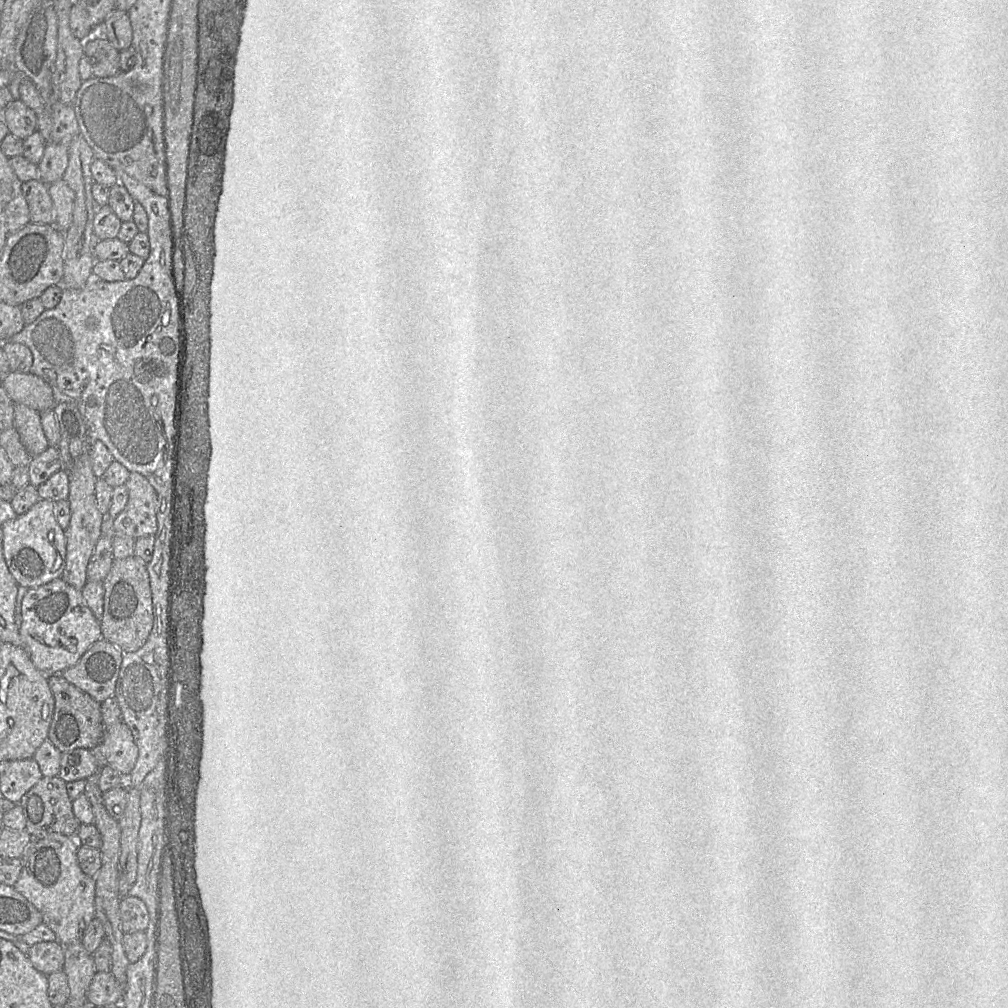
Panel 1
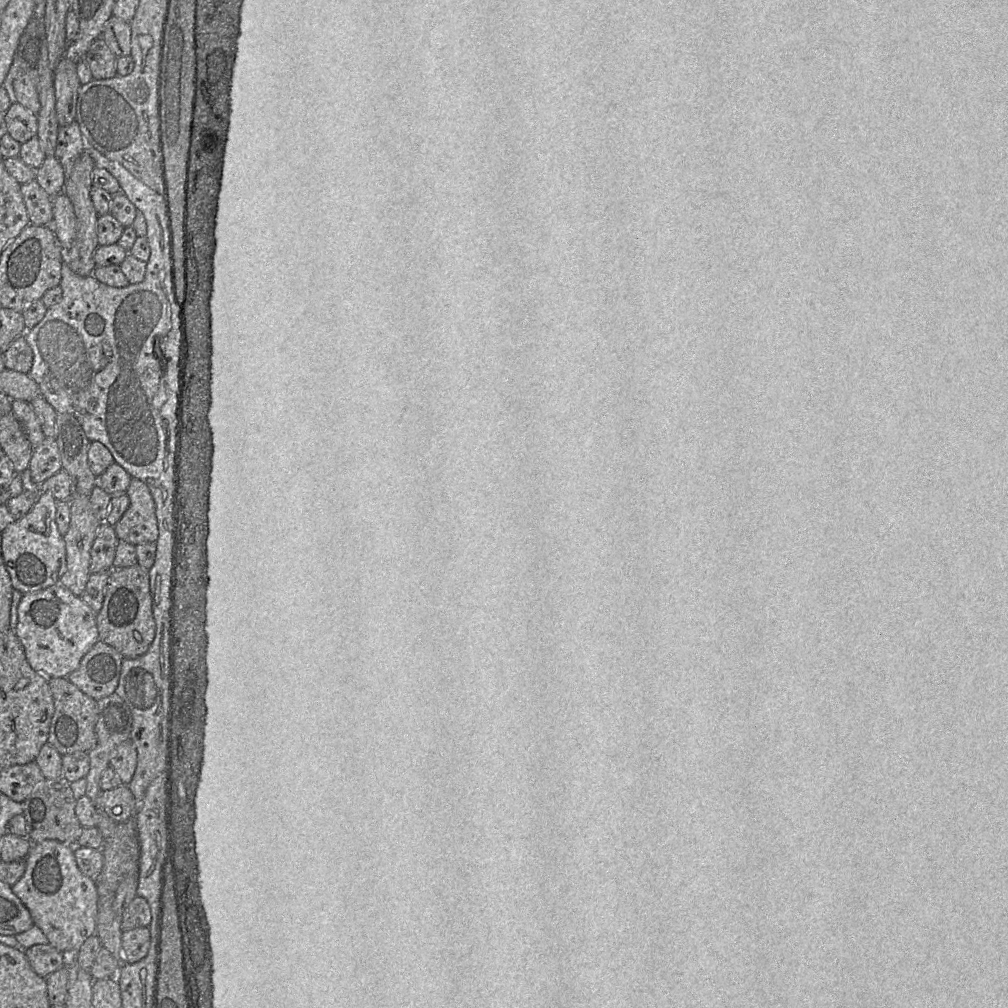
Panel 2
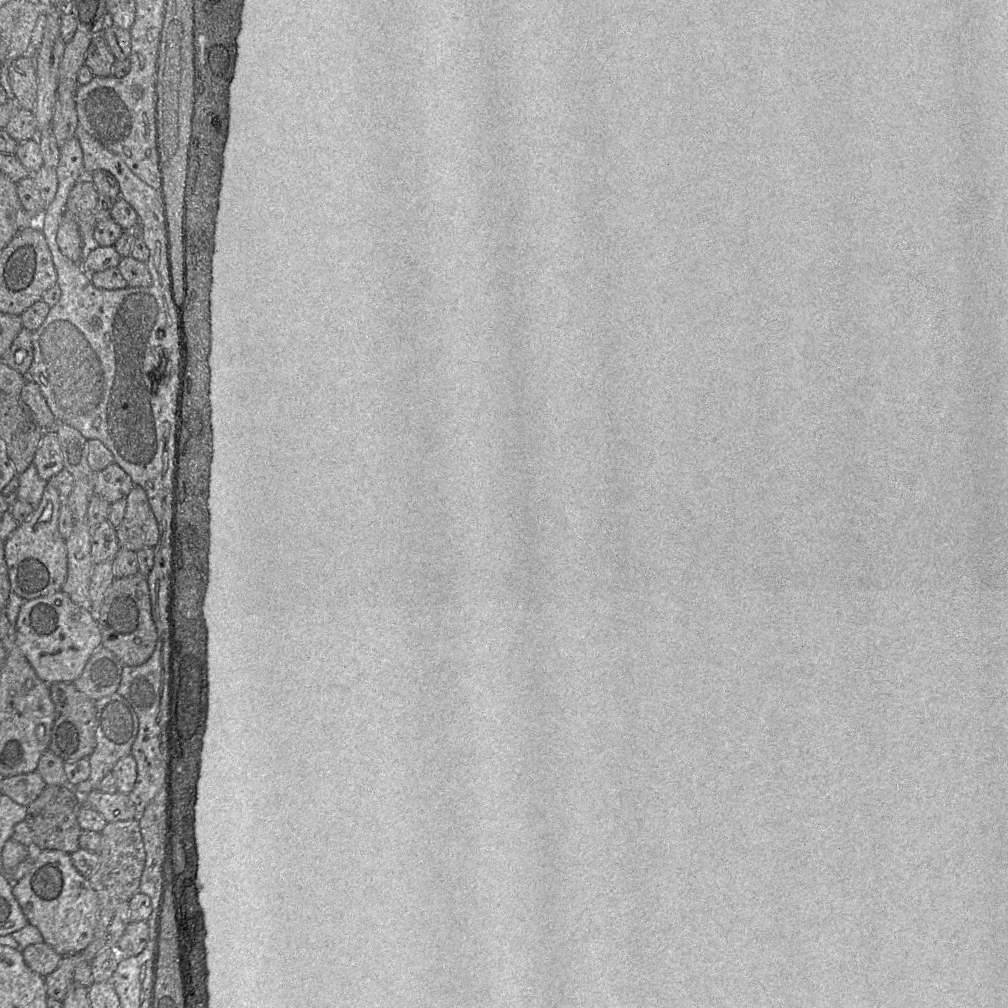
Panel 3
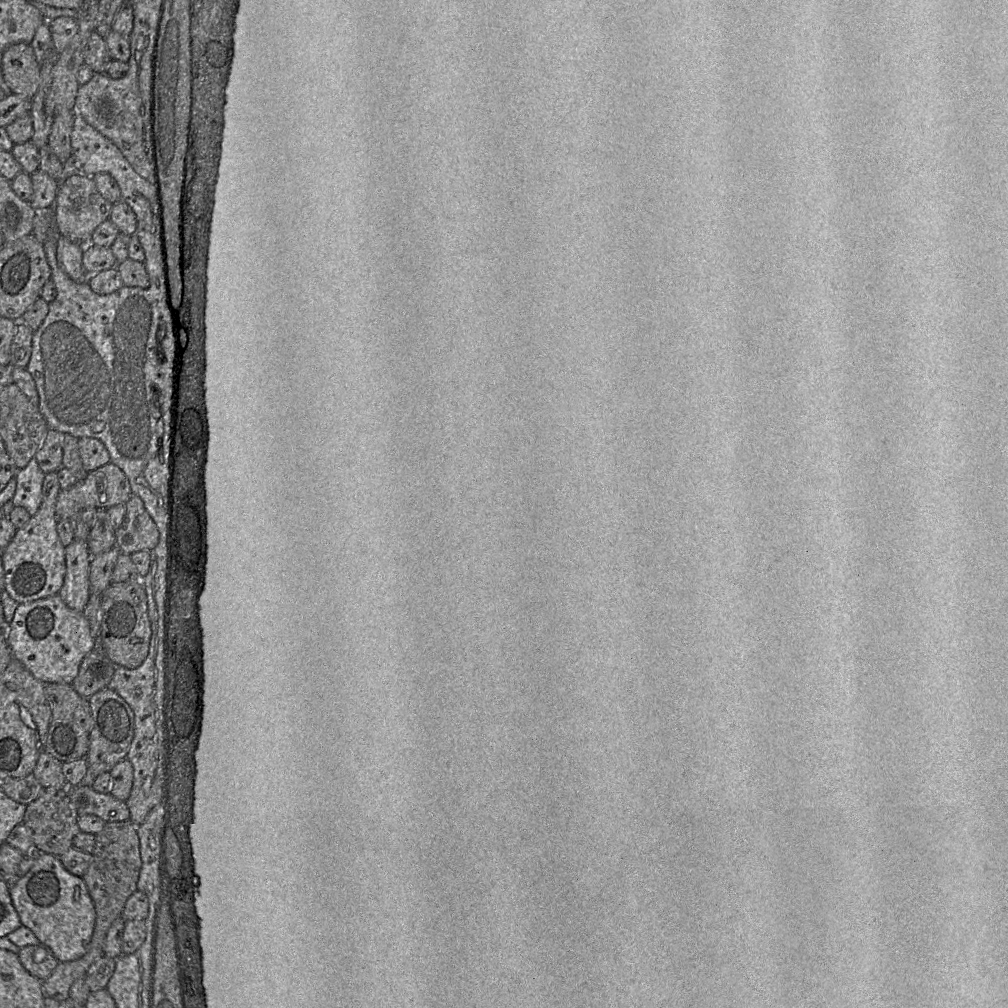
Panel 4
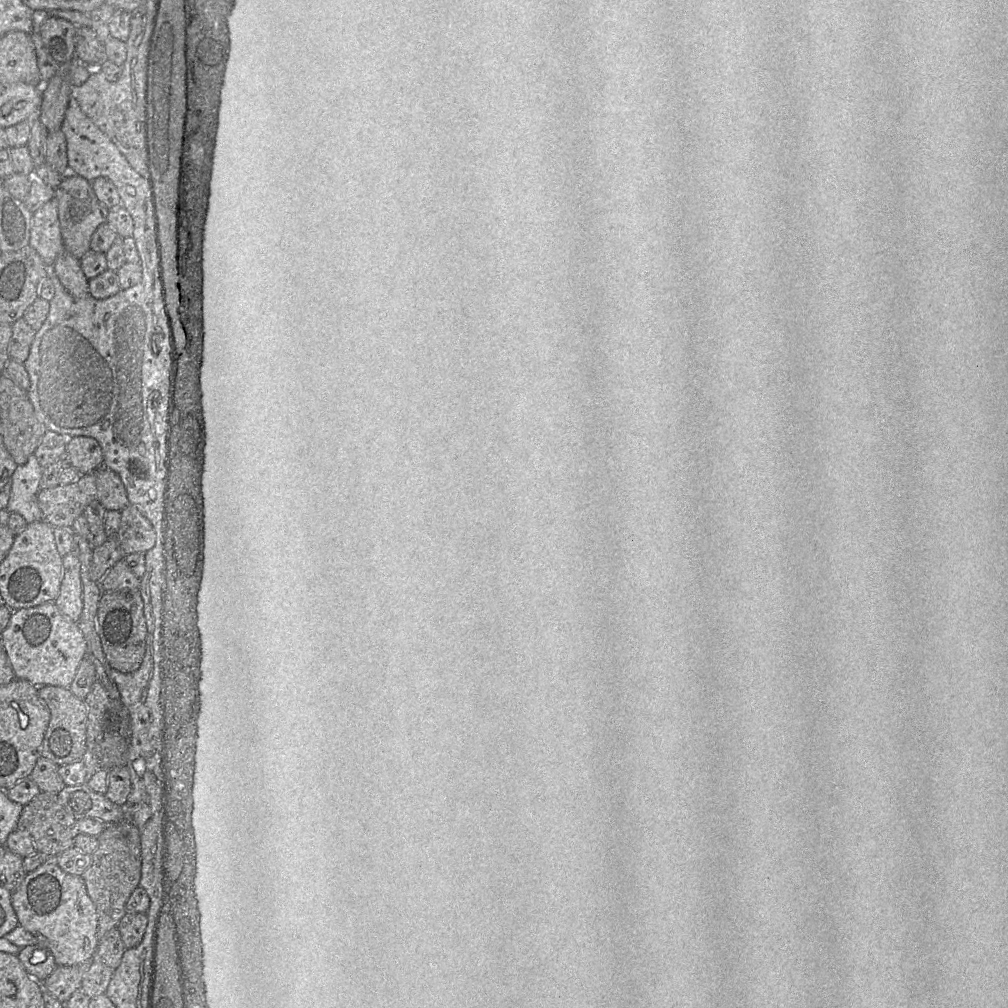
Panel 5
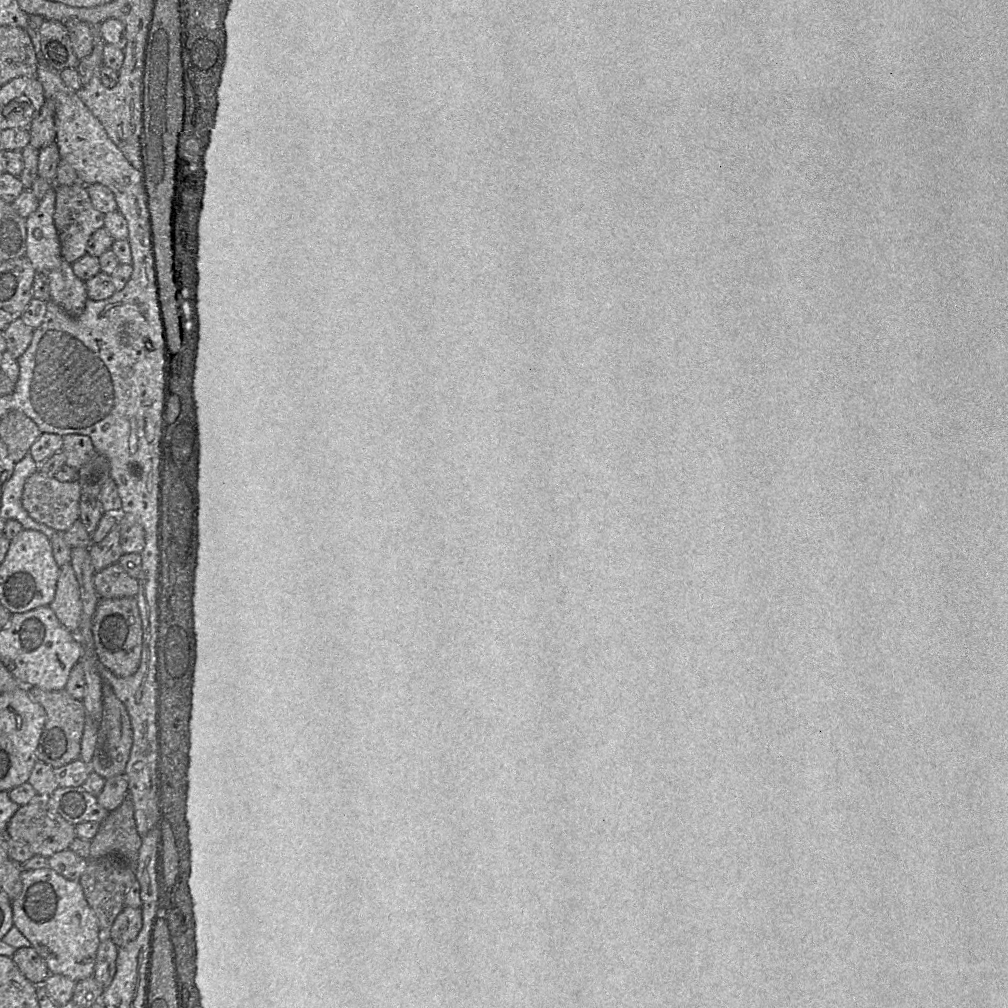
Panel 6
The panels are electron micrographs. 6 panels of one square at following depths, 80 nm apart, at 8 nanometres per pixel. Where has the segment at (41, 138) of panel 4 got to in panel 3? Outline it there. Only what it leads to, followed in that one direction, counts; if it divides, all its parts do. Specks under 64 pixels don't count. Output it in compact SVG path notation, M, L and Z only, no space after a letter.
M44 5L46 26L41 45L35 54L37 98L32 110L38 132L51 127L57 100L59 66L66 45L60 34L63 8L65 7Z

